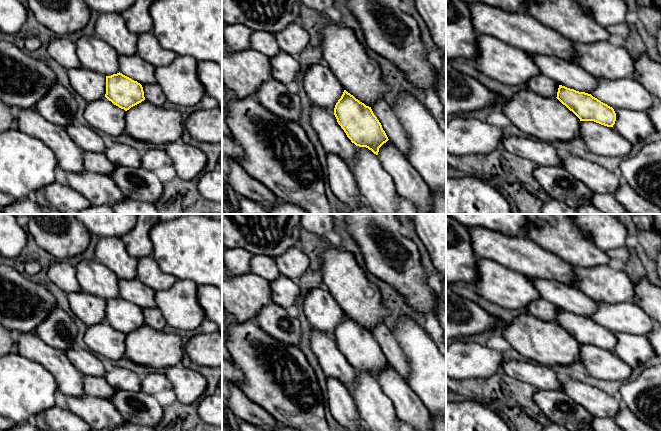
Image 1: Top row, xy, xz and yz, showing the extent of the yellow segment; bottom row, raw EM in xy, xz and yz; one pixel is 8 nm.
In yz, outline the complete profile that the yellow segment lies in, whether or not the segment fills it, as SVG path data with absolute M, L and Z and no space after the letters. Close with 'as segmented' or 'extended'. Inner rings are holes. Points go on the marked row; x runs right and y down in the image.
M559 85L556 98L580 121L594 121L607 127L613 127L615 124L616 113L614 109L591 94Z; as segmented

